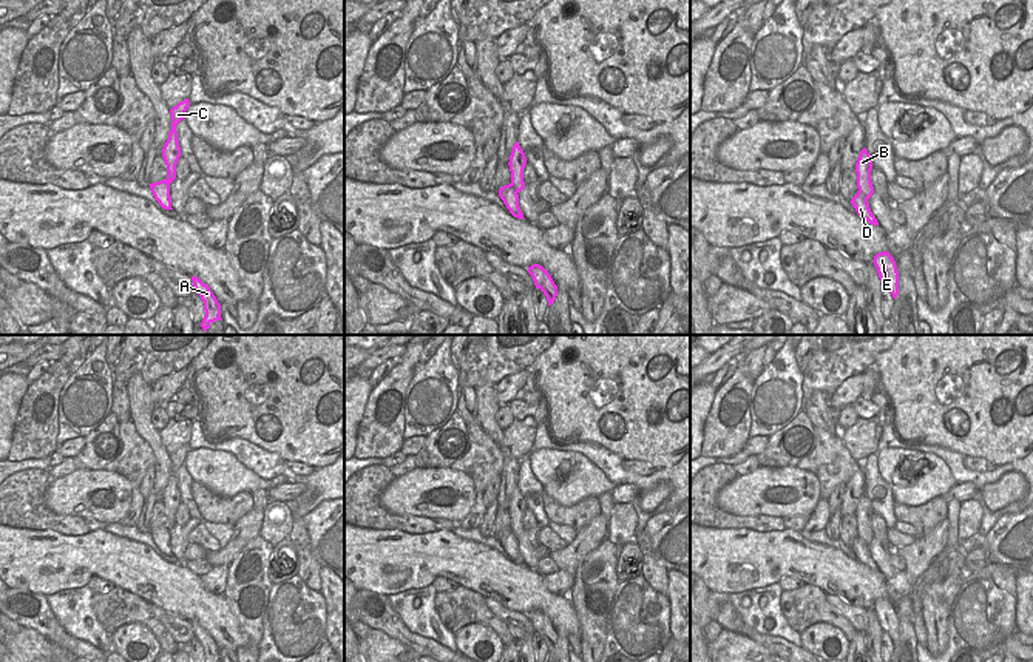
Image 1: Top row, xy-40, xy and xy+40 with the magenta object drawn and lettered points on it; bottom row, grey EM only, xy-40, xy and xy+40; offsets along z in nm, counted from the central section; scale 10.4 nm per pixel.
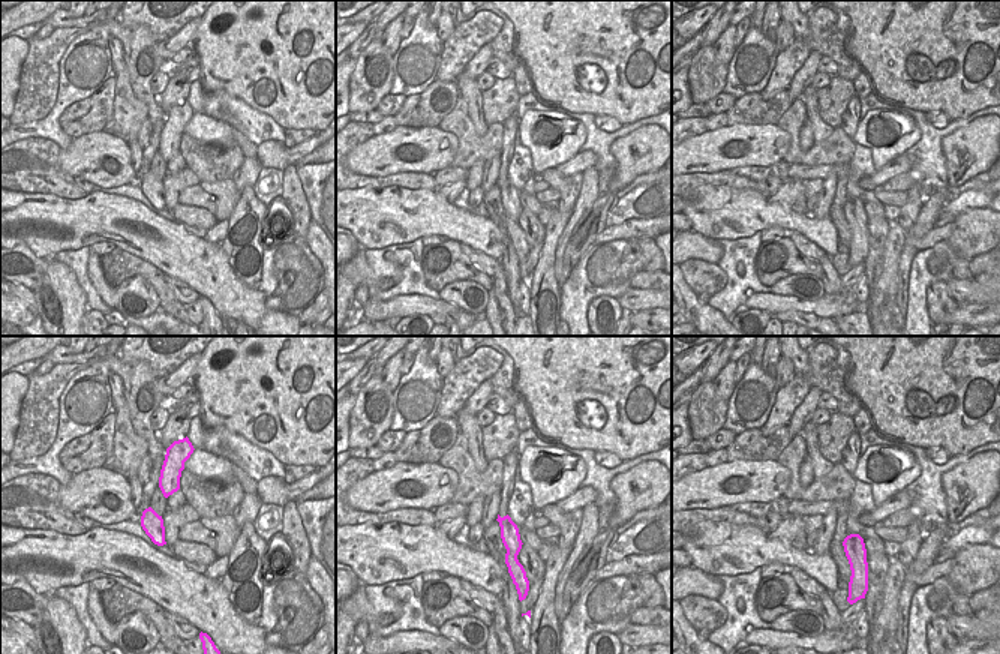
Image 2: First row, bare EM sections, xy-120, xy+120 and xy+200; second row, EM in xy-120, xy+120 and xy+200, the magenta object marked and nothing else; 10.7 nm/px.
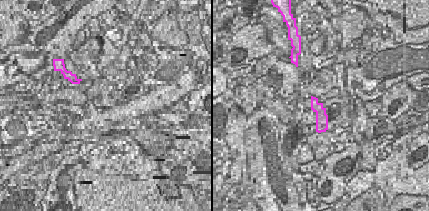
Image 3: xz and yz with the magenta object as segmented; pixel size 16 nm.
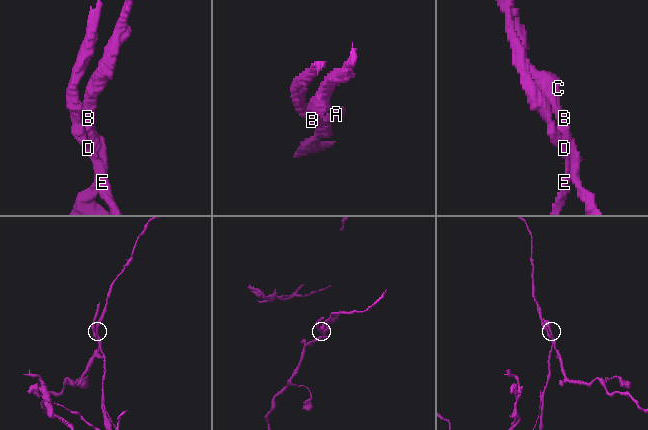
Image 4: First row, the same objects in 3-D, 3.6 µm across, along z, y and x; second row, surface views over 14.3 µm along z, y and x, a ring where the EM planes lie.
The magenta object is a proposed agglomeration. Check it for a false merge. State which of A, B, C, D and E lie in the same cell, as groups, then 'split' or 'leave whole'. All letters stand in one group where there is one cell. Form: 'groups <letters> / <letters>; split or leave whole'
groups A D E / B C; split

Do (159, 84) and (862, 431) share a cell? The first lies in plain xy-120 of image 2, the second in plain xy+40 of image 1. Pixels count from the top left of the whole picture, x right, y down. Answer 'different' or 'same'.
different

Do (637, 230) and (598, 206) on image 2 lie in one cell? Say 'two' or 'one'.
two

